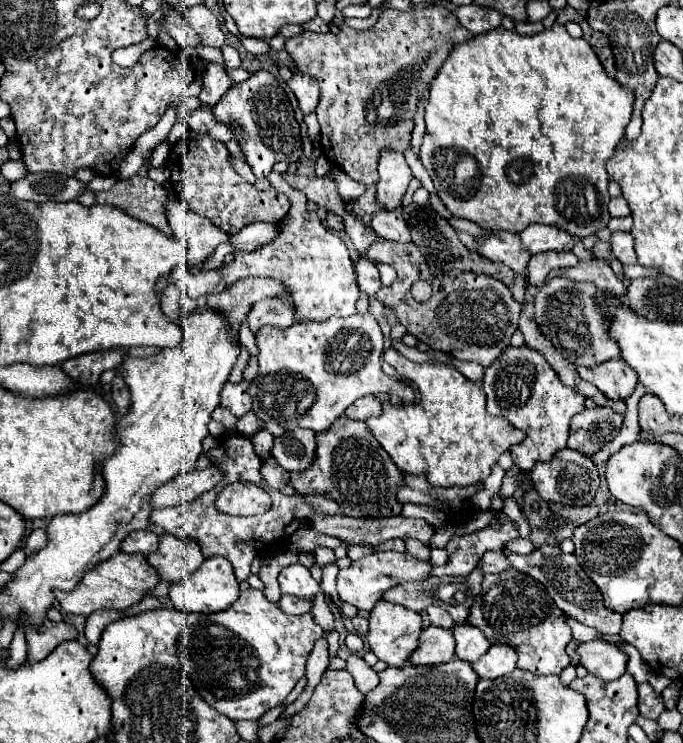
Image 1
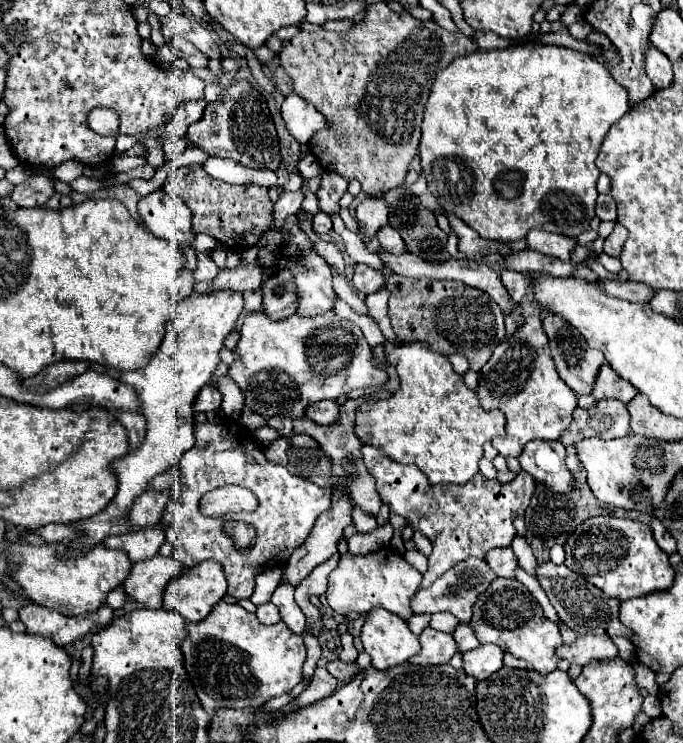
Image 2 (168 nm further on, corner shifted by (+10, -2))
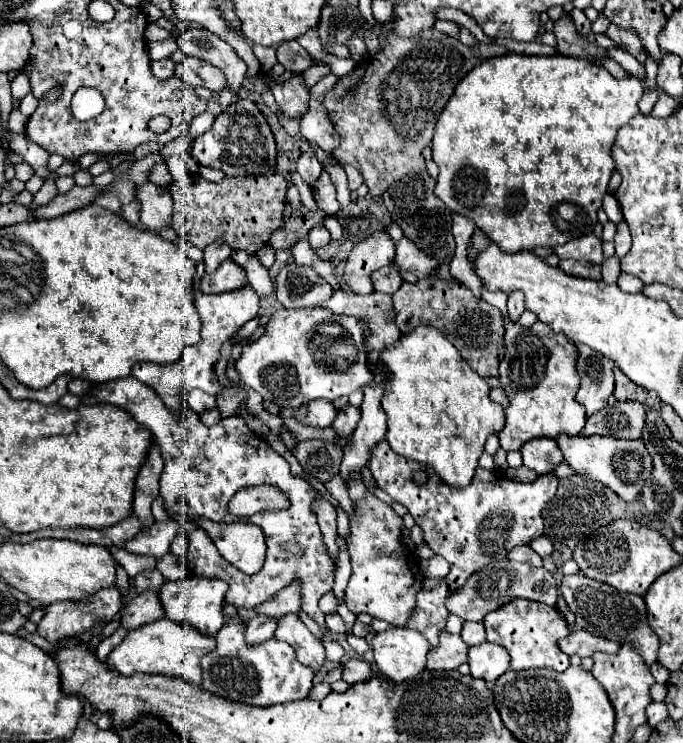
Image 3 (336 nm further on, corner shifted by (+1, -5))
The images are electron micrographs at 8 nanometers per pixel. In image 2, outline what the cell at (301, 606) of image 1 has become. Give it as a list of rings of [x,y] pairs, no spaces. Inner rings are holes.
[[[266,602],[266,604],[260,604],[258,610],[256,610],[256,618],[260,624],[278,624],[280,622],[280,614],[278,614],[278,608],[272,604],[272,602]]]

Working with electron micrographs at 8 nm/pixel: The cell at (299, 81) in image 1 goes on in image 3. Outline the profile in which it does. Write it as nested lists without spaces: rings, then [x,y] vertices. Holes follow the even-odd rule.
[[[332,73],[319,80],[311,89],[311,105],[307,109],[307,117],[301,117],[299,121],[301,135],[307,141],[319,145],[325,153],[331,153],[339,145],[339,133],[335,133],[335,127],[331,125],[325,107],[321,105],[321,95],[331,89],[331,85],[335,85],[337,80],[337,76]]]

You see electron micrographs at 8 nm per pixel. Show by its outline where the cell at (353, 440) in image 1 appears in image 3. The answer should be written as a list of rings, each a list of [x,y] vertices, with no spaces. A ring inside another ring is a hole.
[[[347,405],[345,409],[341,409],[341,411],[337,413],[337,419],[333,421],[333,429],[335,429],[335,433],[337,433],[341,439],[345,439],[345,437],[349,437],[349,435],[353,433],[357,421],[359,421],[359,409]]]

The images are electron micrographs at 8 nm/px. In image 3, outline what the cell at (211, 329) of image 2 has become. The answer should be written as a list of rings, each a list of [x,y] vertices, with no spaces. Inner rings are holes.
[[[245,285],[237,291],[219,293],[219,295],[197,293],[195,307],[197,307],[197,313],[203,323],[201,341],[197,345],[185,347],[183,355],[175,363],[159,365],[159,363],[151,363],[151,361],[139,361],[131,369],[131,375],[135,379],[139,379],[141,383],[149,385],[161,397],[161,401],[167,407],[171,407],[171,411],[175,411],[177,417],[179,417],[179,413],[183,413],[183,407],[187,407],[187,393],[191,389],[201,389],[201,391],[213,393],[213,395],[217,395],[221,391],[221,385],[219,385],[219,379],[215,373],[215,363],[221,357],[219,349],[233,333],[237,333],[247,321],[251,321],[257,315],[259,295],[253,291],[251,285]]]

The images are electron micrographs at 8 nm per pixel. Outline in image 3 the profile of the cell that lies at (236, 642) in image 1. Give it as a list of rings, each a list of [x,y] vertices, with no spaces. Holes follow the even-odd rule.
[[[233,615],[225,621],[225,625],[215,635],[215,649],[201,657],[201,687],[229,701],[257,707],[269,707],[307,697],[309,689],[313,687],[315,671],[307,669],[307,665],[299,665],[295,649],[291,649],[287,641],[277,641],[275,637],[259,645],[247,645],[245,629],[247,621],[243,621],[239,615]]]

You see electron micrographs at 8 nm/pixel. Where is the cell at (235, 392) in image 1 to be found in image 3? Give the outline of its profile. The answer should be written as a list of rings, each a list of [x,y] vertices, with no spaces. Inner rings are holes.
[[[195,389],[195,391],[189,393],[189,405],[191,405],[191,409],[193,409],[197,415],[201,415],[201,413],[207,411],[207,409],[215,409],[215,407],[217,407],[215,399],[217,399],[215,395],[207,395],[207,393],[199,391],[199,389]]]

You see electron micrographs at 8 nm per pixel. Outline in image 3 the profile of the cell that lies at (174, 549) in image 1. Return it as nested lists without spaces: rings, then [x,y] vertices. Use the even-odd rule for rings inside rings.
[[[147,589],[147,591],[139,593],[133,601],[127,603],[127,607],[121,613],[121,625],[125,629],[135,629],[139,625],[157,621],[163,615],[165,613],[163,613],[157,589]]]

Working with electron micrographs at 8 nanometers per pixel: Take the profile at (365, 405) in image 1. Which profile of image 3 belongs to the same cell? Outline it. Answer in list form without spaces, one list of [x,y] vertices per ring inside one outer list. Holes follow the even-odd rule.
[[[319,399],[319,401],[307,403],[307,405],[301,405],[299,409],[293,409],[293,411],[291,409],[283,409],[281,411],[283,419],[291,417],[291,415],[295,419],[299,419],[301,423],[311,425],[311,427],[331,427],[331,423],[333,423],[333,419],[337,415],[337,409],[333,407],[331,401]]]

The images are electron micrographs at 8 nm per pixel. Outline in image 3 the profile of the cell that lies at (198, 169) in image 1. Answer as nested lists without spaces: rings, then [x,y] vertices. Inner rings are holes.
[[[189,175],[185,181],[175,181],[169,185],[169,191],[175,201],[175,223],[173,229],[187,237],[195,247],[205,249],[211,241],[223,241],[231,249],[243,249],[247,253],[257,253],[263,249],[275,229],[283,225],[283,209],[285,209],[285,191],[287,183],[281,175],[269,177],[225,177],[219,183],[205,181],[201,175]]]

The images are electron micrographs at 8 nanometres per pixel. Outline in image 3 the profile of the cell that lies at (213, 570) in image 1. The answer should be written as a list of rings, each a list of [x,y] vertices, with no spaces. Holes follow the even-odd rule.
[[[183,577],[177,581],[165,581],[159,589],[159,599],[165,609],[165,617],[197,627],[203,635],[215,635],[225,623],[223,599],[227,591],[227,581],[205,579],[205,577]]]

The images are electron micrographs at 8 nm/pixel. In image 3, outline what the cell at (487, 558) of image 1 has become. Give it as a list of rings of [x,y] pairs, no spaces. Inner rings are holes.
[[[521,545],[511,549],[511,553],[507,553],[507,559],[511,561],[521,561],[521,563],[529,563],[535,567],[541,567],[541,557],[529,547],[529,545]]]

